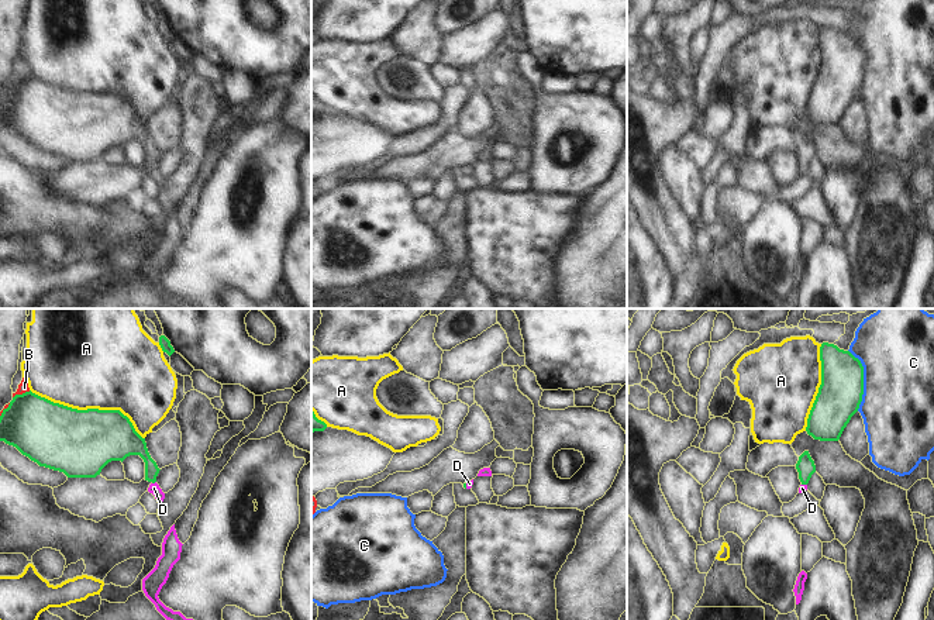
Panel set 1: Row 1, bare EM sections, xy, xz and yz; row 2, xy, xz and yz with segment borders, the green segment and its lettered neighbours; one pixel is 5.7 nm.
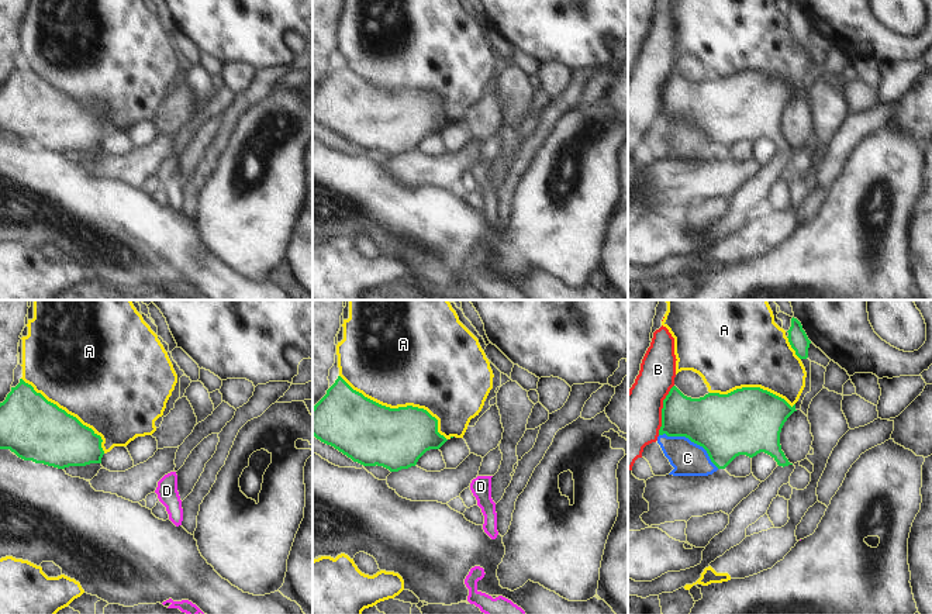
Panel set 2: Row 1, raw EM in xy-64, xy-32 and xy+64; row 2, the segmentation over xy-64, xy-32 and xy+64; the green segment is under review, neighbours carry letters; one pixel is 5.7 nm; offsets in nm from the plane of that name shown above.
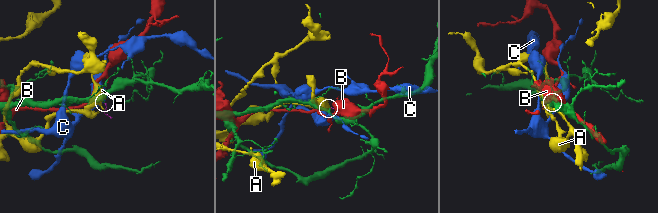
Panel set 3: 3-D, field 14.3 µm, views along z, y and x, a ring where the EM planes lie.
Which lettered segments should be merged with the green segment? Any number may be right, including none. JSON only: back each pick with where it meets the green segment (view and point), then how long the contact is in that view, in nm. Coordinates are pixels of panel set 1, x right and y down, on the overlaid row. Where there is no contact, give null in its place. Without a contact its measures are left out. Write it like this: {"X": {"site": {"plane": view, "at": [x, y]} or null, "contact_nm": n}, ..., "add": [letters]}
{"D": {"site": {"plane": "xy", "at": [154, 482]}, "contact_nm": 30}, "add": ["D"]}

